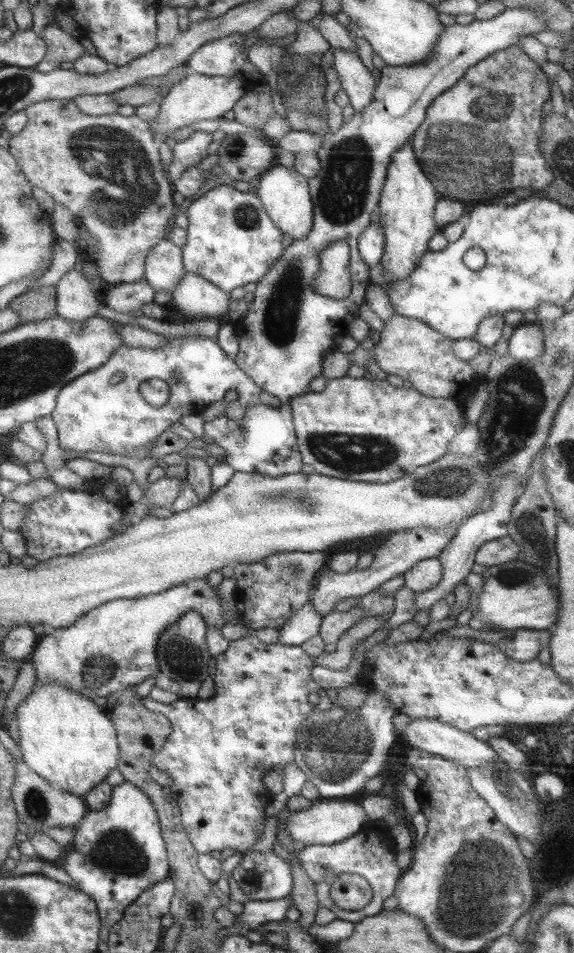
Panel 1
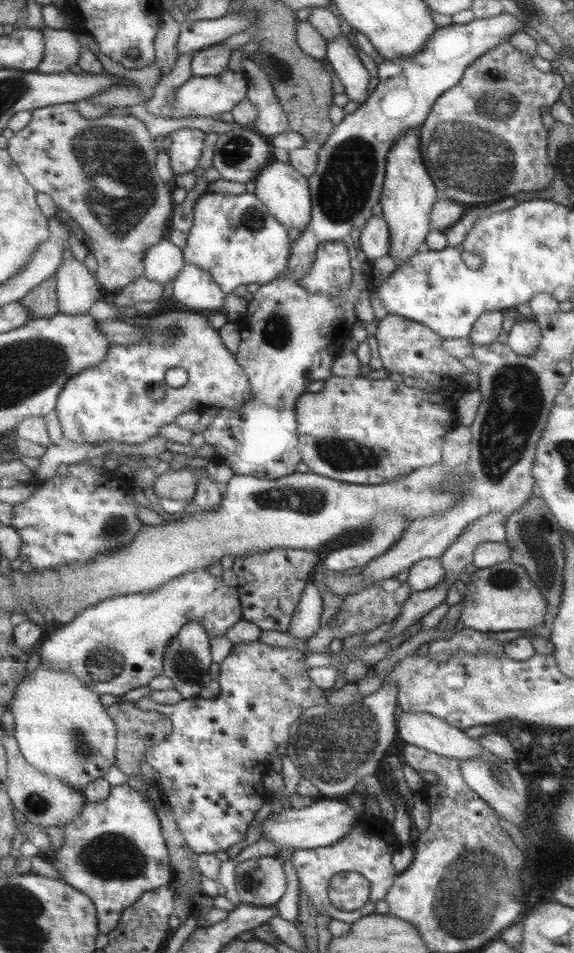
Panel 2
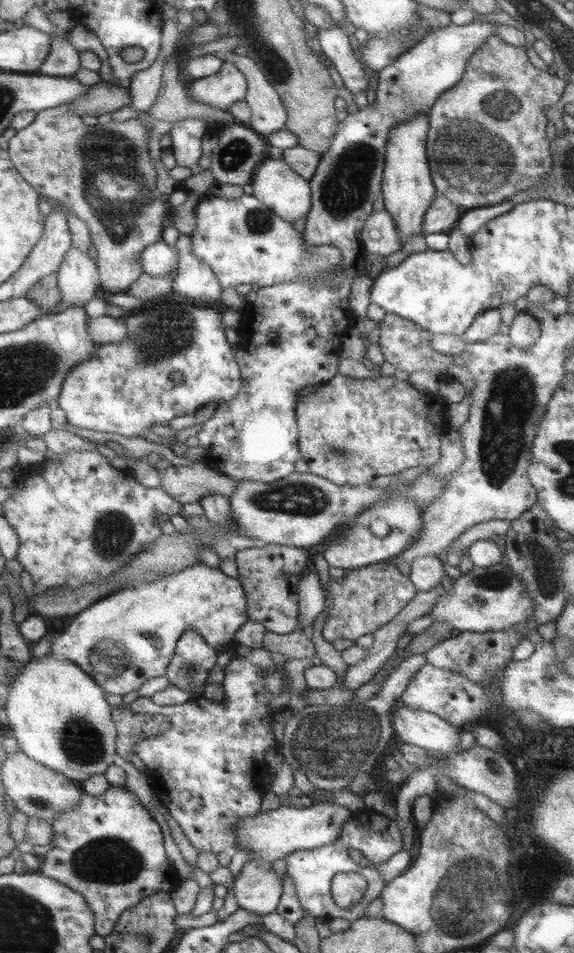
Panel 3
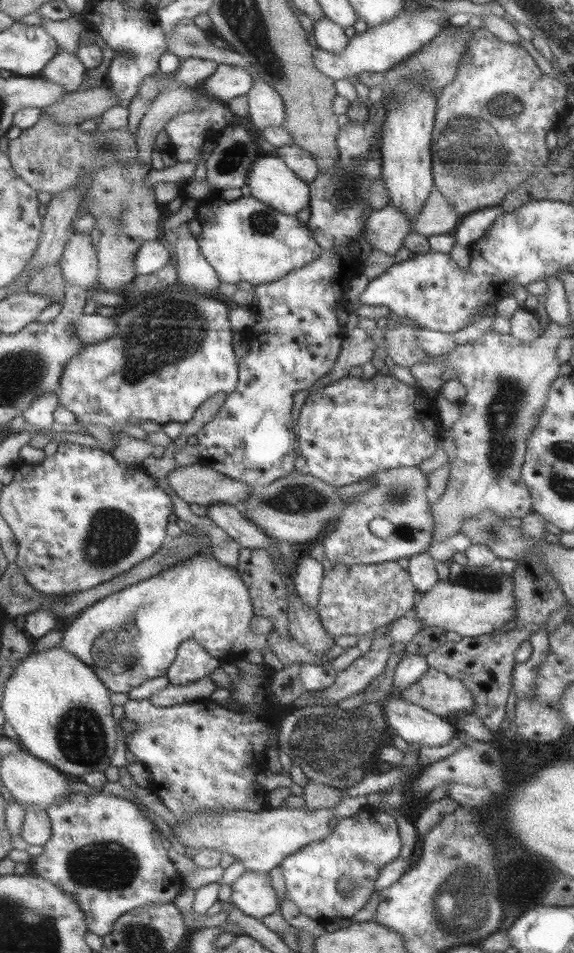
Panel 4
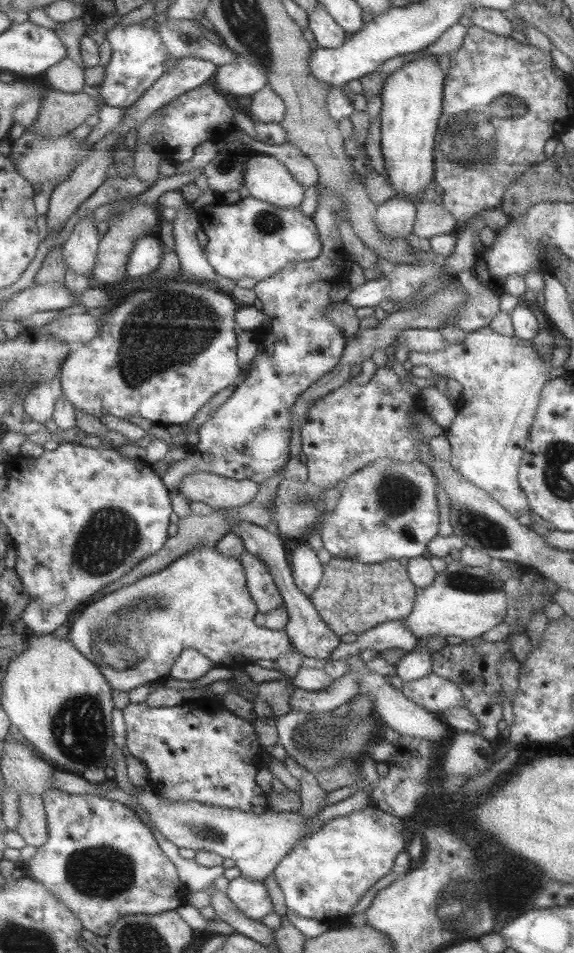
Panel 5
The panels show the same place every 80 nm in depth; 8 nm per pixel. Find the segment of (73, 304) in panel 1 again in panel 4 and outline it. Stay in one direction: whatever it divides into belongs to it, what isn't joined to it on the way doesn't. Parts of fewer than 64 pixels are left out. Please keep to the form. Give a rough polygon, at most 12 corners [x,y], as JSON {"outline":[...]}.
{"outline":[[73,234],[58,262],[65,284],[93,290],[98,260],[89,236]]}

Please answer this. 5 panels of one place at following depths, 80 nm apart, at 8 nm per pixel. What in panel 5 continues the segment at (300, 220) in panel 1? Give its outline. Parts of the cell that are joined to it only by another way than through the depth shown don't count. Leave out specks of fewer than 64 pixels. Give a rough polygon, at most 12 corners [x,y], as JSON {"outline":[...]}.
{"outline":[[255,153],[242,183],[279,208],[300,206],[305,188],[282,162]]}

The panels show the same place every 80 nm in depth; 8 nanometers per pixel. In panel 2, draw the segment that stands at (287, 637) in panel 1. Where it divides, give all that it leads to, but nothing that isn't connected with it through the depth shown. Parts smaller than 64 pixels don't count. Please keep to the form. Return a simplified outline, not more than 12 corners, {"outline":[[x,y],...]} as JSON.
{"outline":[[306,582],[286,633],[307,638],[317,632],[321,595]]}

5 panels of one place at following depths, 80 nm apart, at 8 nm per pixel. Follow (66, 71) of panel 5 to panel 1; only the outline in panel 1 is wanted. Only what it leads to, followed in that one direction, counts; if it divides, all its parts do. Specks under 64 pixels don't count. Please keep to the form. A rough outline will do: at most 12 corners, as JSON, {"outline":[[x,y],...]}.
{"outline":[[57,24],[40,34],[46,53],[32,69],[49,72],[62,61],[86,53],[79,38],[69,37]]}

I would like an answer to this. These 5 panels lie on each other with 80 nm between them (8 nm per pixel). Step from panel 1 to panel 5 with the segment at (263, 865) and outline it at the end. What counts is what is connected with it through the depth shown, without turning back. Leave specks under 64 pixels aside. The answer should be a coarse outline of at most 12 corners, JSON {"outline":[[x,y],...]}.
{"outline":[[239,875],[225,892],[235,908],[259,921],[273,905],[263,881]]}

